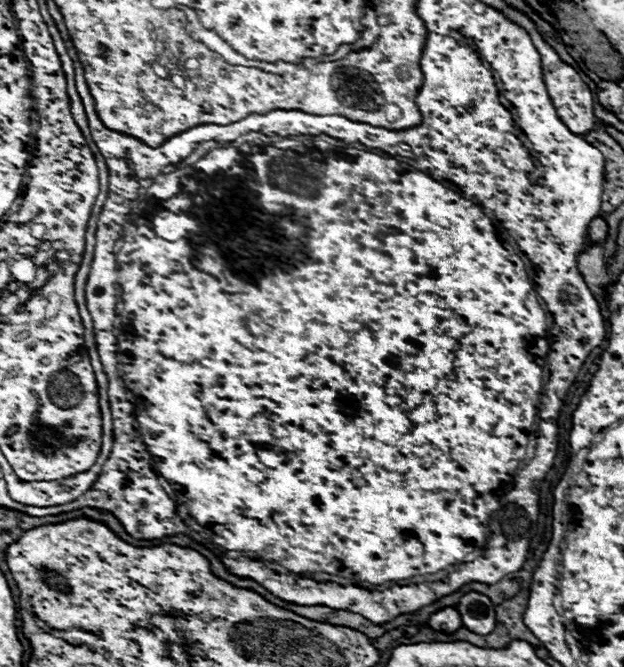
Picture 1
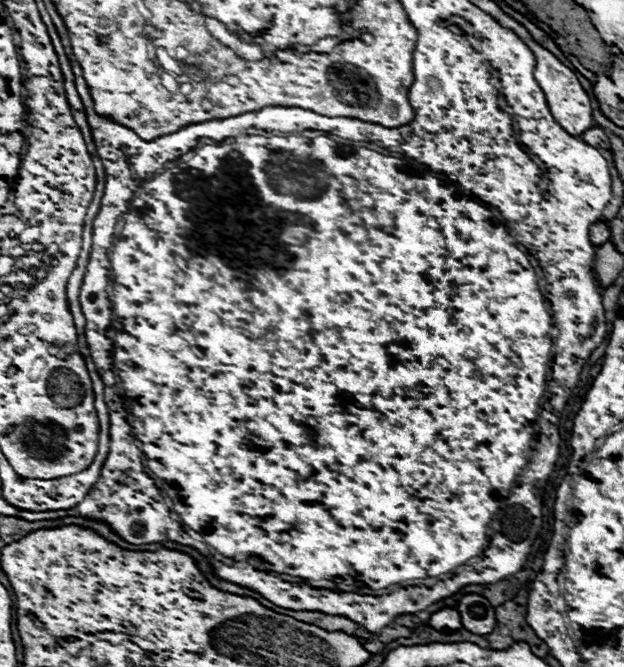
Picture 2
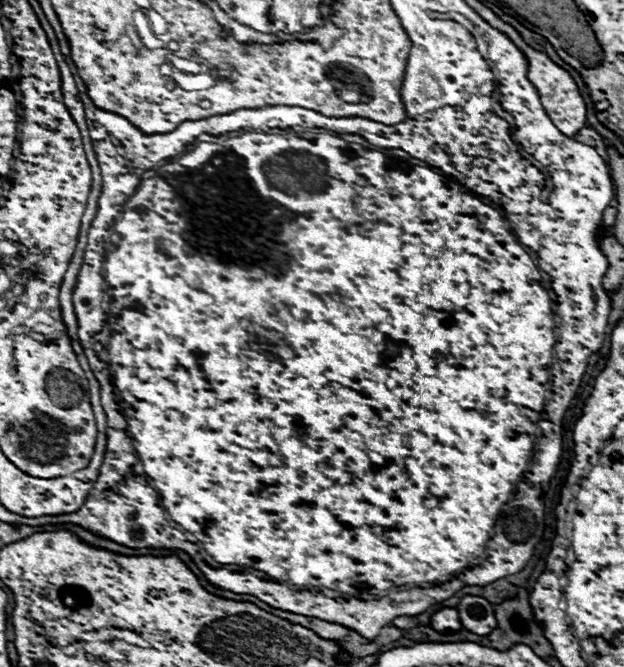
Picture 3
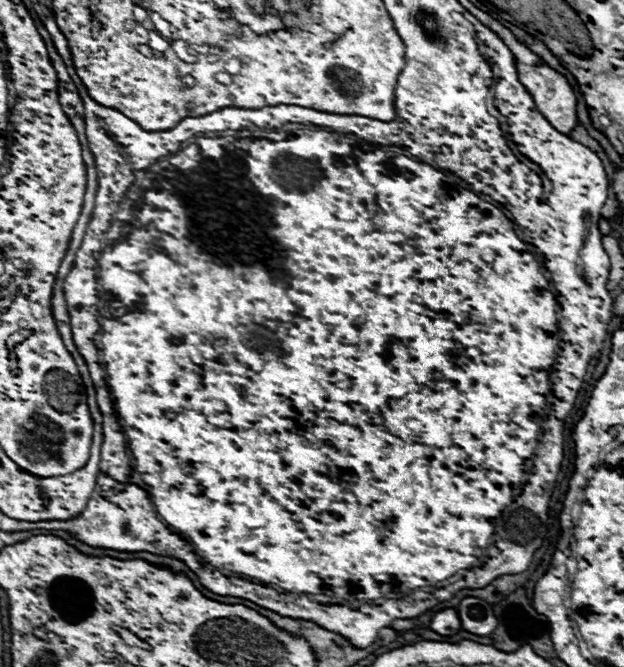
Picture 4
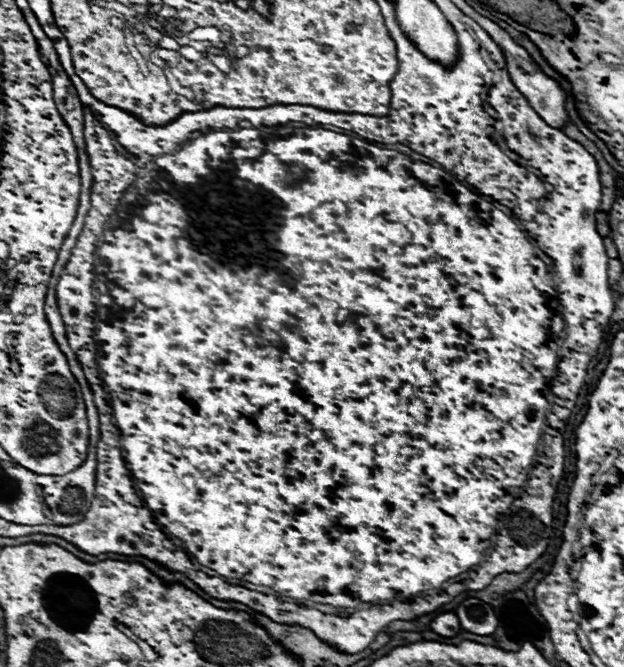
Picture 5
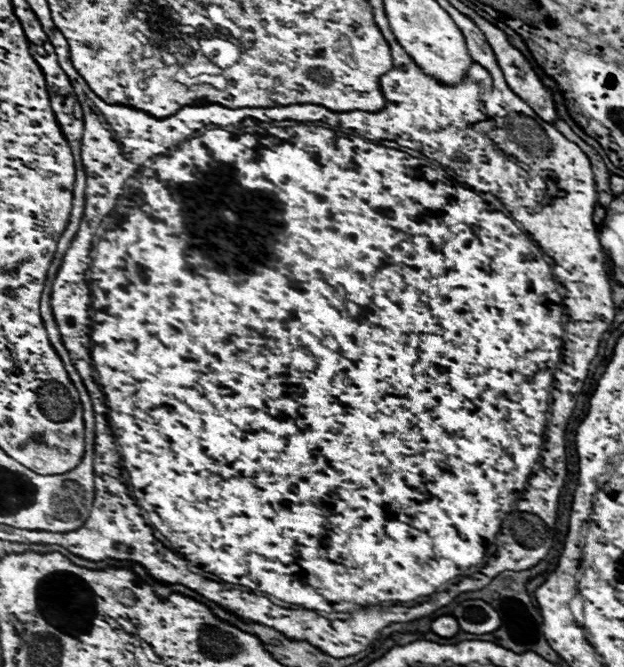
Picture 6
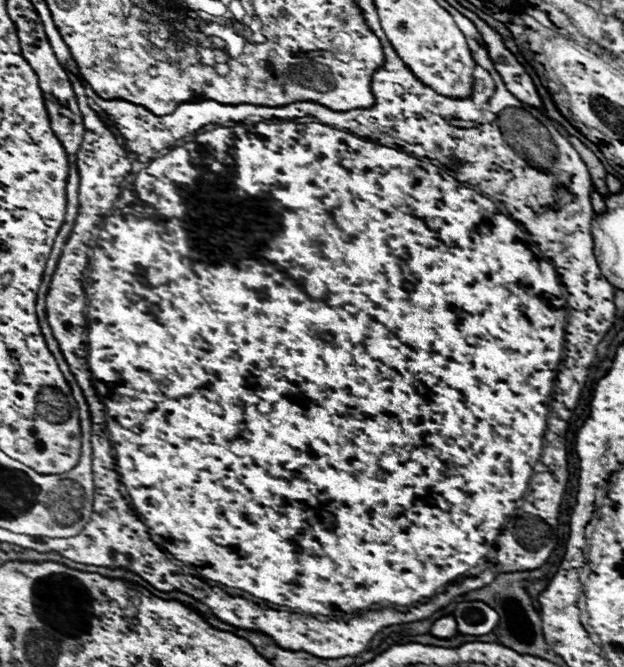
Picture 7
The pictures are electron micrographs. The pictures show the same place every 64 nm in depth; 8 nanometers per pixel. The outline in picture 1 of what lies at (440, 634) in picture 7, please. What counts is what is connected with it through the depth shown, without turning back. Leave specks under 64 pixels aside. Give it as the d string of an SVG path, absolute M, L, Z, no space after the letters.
M446 606L446 608L442 608L430 616L428 626L438 630L438 632L450 634L450 632L456 632L458 628L462 628L462 620L460 620L460 614L456 608Z

